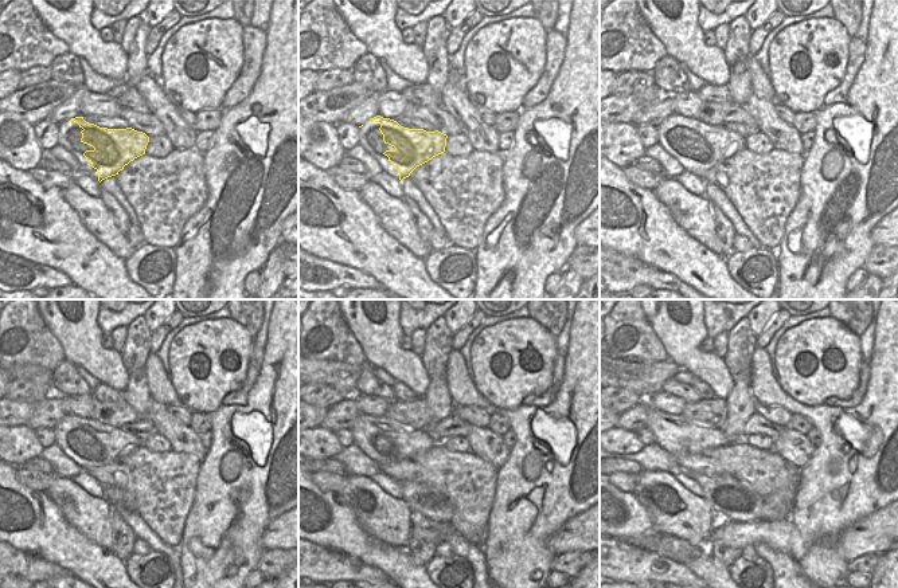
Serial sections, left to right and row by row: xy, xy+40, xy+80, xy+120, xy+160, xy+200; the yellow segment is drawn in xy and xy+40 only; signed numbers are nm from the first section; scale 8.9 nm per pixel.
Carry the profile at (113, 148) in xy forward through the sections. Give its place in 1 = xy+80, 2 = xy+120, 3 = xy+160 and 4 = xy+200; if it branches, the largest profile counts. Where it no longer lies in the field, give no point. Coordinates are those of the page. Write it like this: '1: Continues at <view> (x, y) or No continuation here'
1: Continues at xy+80 (711, 145)
2: Continues at xy+120 (108, 443)
3: Continues at xy+160 (407, 440)
4: Continues at xy+200 (703, 436)

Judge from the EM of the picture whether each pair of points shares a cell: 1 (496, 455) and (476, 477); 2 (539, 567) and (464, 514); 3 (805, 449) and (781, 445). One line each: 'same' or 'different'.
1: different
2: different
3: same

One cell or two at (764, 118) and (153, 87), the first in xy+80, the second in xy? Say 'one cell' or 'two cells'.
one cell

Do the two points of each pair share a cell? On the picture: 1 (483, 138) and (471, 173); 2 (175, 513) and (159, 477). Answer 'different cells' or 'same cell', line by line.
1: different cells
2: same cell

